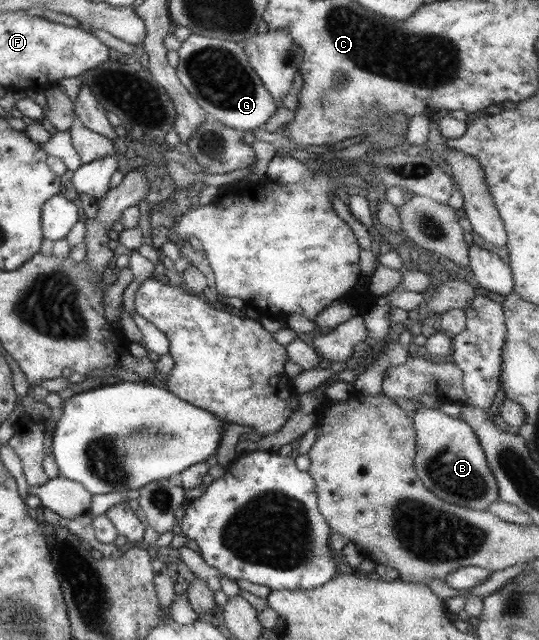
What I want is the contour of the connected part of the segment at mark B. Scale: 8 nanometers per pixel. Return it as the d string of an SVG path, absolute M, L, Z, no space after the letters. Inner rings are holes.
M422 406L409 417L415 430L414 470L424 488L448 504L486 511L486 507L498 499L498 488L470 426L438 409Z

